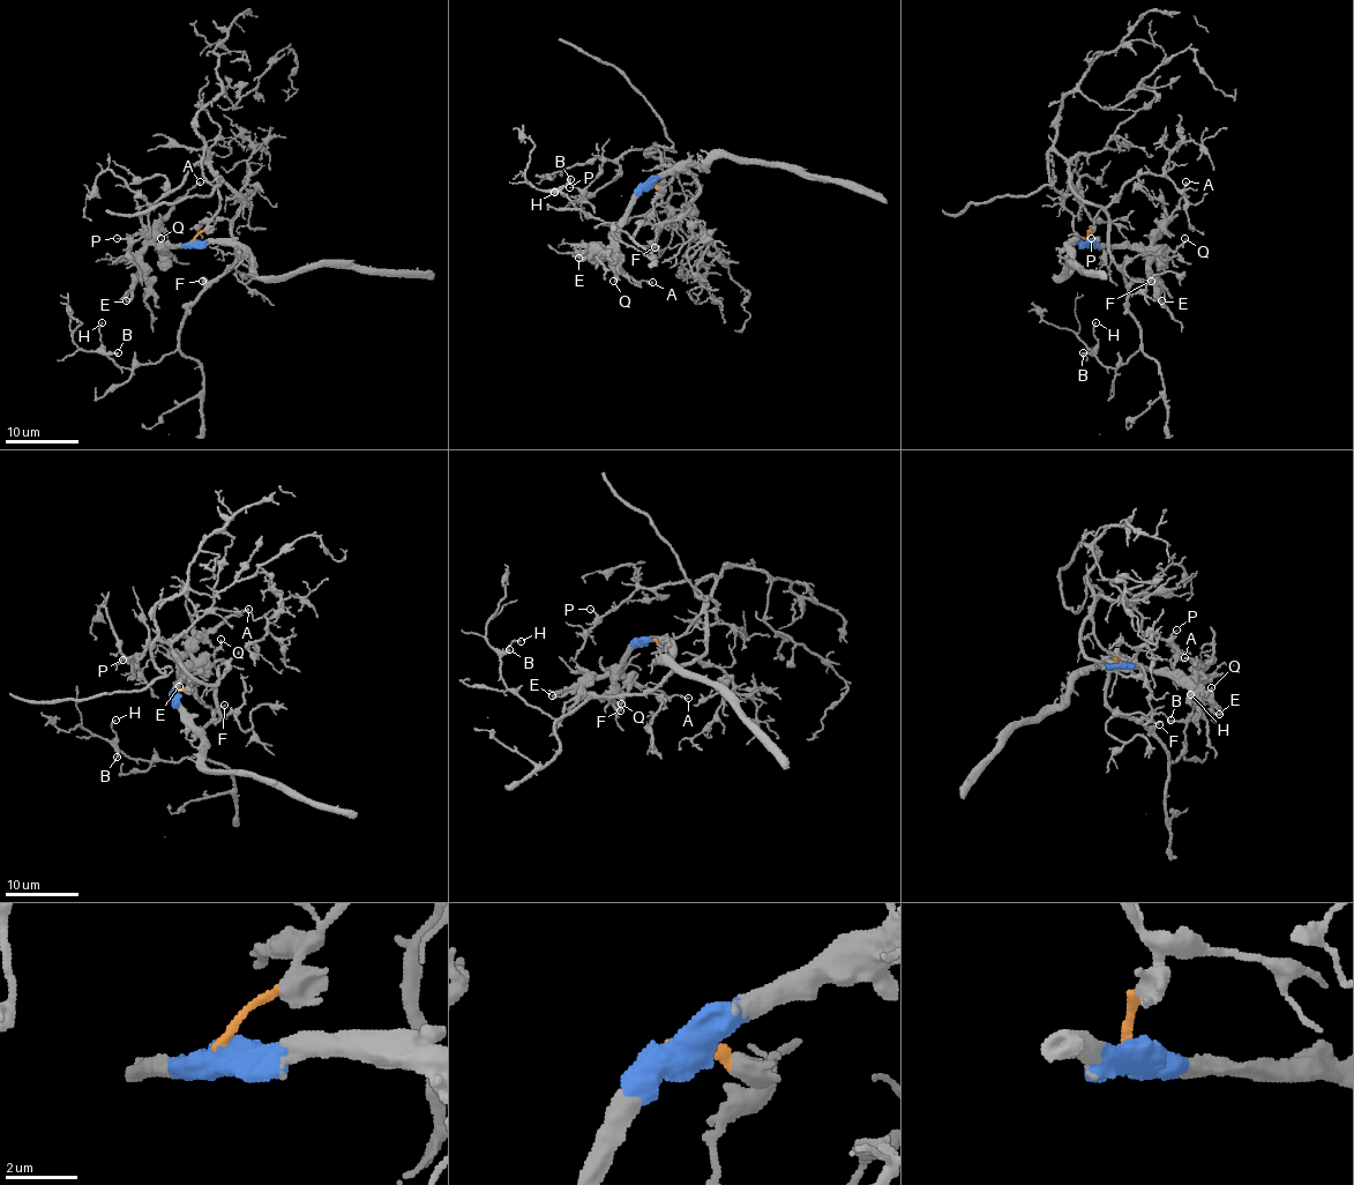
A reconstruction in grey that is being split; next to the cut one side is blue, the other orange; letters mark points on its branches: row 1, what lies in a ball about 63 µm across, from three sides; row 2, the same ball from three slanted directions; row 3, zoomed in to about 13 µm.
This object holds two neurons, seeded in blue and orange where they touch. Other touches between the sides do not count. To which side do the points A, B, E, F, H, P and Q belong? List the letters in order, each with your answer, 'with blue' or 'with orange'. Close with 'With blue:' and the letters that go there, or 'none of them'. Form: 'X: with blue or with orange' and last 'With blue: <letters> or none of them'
A: with blue
B: with orange
E: with blue
F: with orange
H: with orange
P: with orange
Q: with blue
With blue: A, E, Q

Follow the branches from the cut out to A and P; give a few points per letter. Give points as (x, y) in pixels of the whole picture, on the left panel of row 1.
A: (192, 240), (158, 246), (155, 243), (155, 228), (200, 181)
P: (192, 240), (219, 203), (204, 150), (179, 185), (154, 206), (149, 231), (132, 240), (117, 239)

